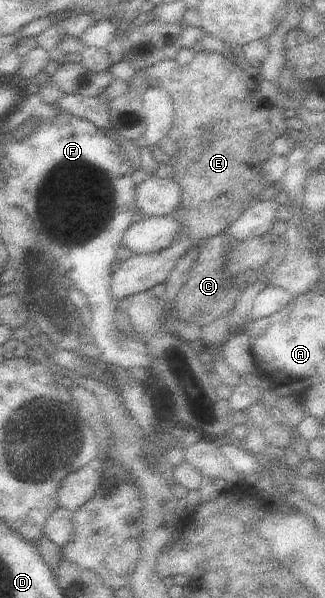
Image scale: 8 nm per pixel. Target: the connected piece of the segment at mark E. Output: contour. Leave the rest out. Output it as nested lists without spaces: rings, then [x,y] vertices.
[[[202,49],[196,53],[195,58],[193,58],[193,61],[189,62],[189,64],[179,65],[175,59],[160,61],[152,66],[143,68],[138,72],[138,74],[143,74],[143,76],[147,77],[146,80],[149,86],[148,88],[163,88],[172,101],[173,119],[171,129],[168,131],[167,136],[169,137],[169,140],[175,143],[177,151],[171,160],[173,172],[169,177],[181,188],[182,193],[181,203],[179,204],[177,211],[173,214],[177,220],[179,220],[179,234],[175,236],[175,240],[171,242],[171,246],[161,252],[149,255],[131,254],[127,260],[116,263],[111,272],[109,282],[109,292],[111,292],[111,298],[113,298],[115,303],[117,300],[123,300],[123,298],[127,298],[127,296],[132,296],[133,294],[142,292],[143,290],[150,290],[156,284],[163,283],[169,277],[169,274],[171,274],[173,268],[177,265],[177,262],[181,260],[181,256],[187,252],[187,248],[191,248],[191,246],[195,246],[195,244],[203,245],[205,240],[209,240],[209,238],[220,234],[227,226],[229,226],[229,224],[231,224],[231,222],[235,222],[235,220],[241,216],[241,212],[244,212],[248,208],[247,206],[249,206],[249,204],[252,205],[260,199],[261,190],[268,187],[269,184],[272,184],[271,180],[269,180],[269,177],[264,172],[263,165],[273,154],[272,142],[278,137],[278,135],[274,133],[274,128],[269,121],[269,108],[271,107],[271,102],[267,101],[261,95],[259,81],[253,77],[250,77],[238,66],[238,64],[235,64],[233,60],[230,60],[226,54],[208,52]]]

